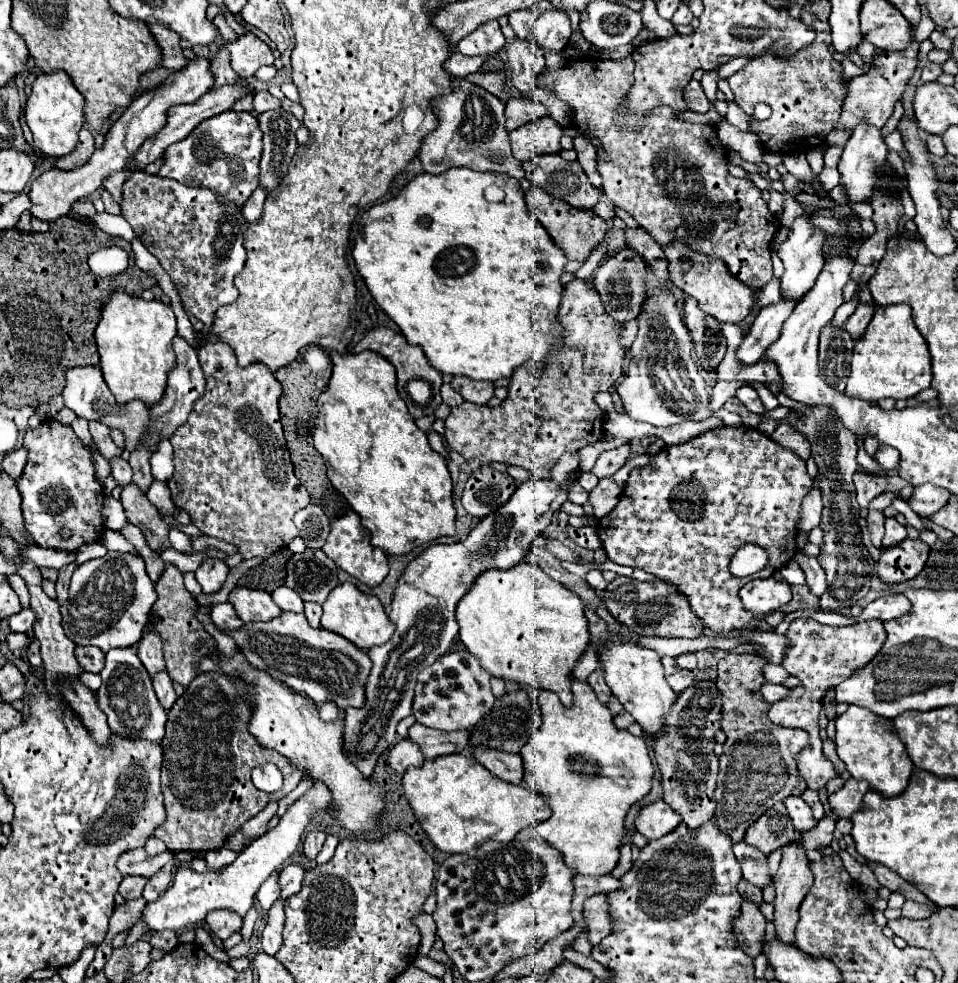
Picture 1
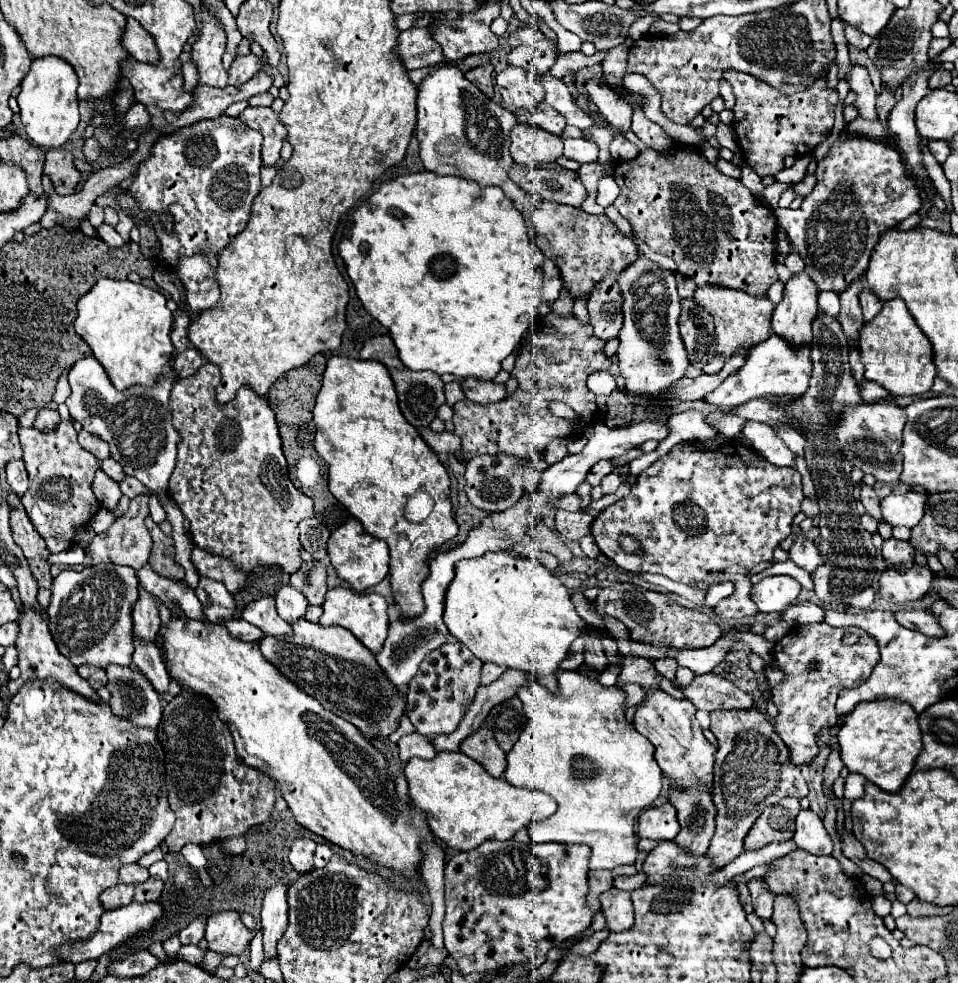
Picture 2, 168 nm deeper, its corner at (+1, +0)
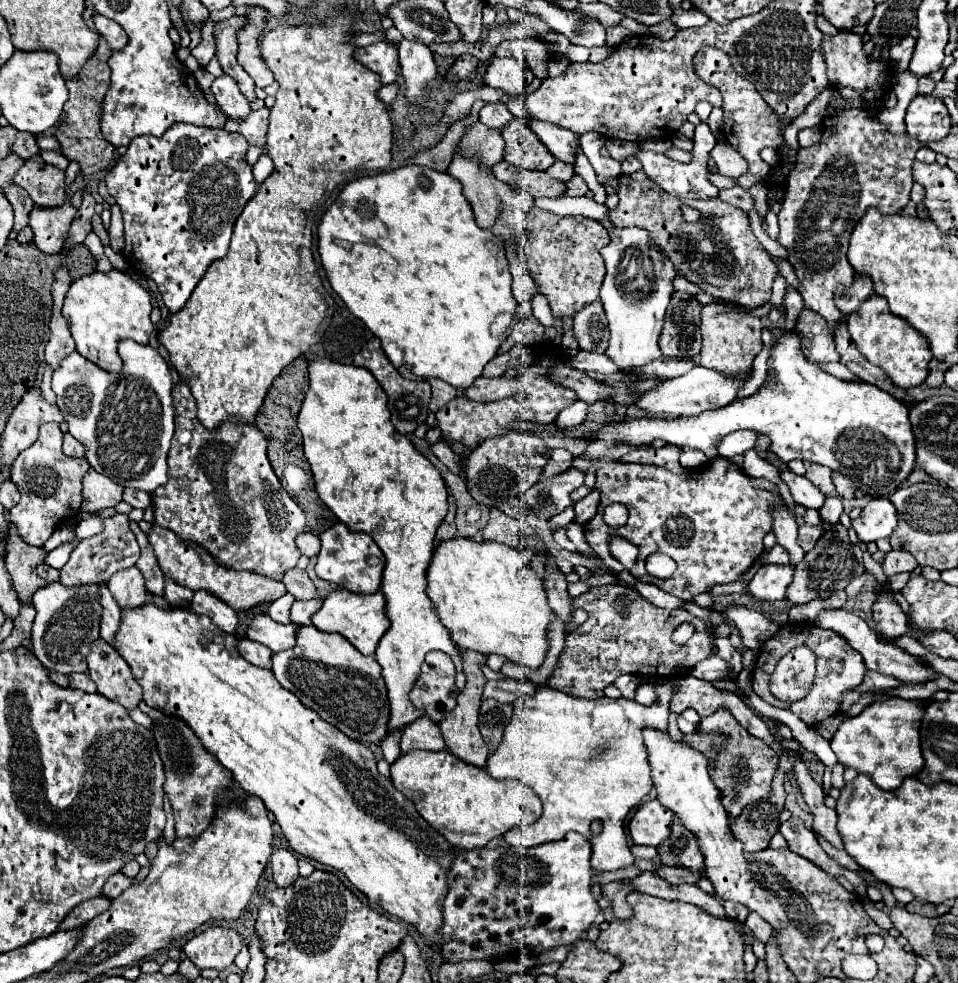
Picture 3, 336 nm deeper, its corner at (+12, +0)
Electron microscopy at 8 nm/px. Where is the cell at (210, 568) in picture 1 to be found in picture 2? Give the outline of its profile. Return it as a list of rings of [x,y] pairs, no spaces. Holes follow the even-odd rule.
[[[200,578],[200,584],[196,586],[194,592],[198,600],[202,602],[206,620],[226,622],[234,618],[234,612],[236,612],[234,596],[224,588],[224,584],[210,580],[210,578]]]

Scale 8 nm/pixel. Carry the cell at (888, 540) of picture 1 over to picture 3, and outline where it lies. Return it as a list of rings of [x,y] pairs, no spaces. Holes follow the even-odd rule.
[[[891,550],[889,554],[885,554],[885,560],[881,562],[881,568],[887,576],[899,574],[899,572],[911,572],[915,566],[917,566],[915,558],[903,550]]]

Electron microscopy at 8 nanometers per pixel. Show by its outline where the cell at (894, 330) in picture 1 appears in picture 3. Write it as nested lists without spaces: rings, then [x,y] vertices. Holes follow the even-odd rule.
[[[869,296],[867,304],[863,304],[859,312],[853,312],[847,318],[847,324],[849,324],[851,340],[855,342],[857,350],[873,366],[879,366],[897,388],[909,390],[913,386],[923,384],[927,376],[927,364],[933,358],[929,344],[915,328],[911,328],[911,324],[889,312],[887,300],[883,296]]]

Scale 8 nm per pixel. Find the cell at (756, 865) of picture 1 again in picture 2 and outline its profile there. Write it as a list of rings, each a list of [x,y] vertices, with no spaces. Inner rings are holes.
[[[756,878],[756,880],[750,880],[748,882],[748,888],[750,888],[750,894],[752,894],[752,906],[754,906],[754,914],[760,918],[760,920],[770,920],[772,918],[772,904],[774,904],[774,894],[768,892],[766,884],[762,878]]]

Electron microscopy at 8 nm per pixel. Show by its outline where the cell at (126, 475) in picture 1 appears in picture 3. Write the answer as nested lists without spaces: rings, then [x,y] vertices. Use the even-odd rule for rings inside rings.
[[[125,488],[123,492],[123,500],[135,508],[149,508],[151,506],[151,496],[147,492],[141,492],[137,488]]]

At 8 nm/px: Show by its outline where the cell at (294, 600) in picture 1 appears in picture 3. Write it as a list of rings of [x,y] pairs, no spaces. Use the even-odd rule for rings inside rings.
[[[283,594],[279,600],[271,602],[269,604],[269,610],[267,614],[279,622],[279,624],[291,624],[291,618],[289,618],[289,610],[291,610],[291,604],[295,602],[295,598],[291,594]]]

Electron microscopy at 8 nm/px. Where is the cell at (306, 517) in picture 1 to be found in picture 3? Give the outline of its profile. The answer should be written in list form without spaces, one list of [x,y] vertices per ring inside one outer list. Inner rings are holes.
[[[305,532],[305,534],[299,534],[295,542],[297,542],[297,548],[301,550],[301,554],[305,554],[309,558],[319,554],[319,536]]]

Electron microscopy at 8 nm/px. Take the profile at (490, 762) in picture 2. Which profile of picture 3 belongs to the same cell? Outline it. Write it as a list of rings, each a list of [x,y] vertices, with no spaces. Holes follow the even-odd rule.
[[[463,652],[463,672],[467,674],[467,686],[465,690],[459,694],[457,698],[457,706],[447,714],[445,720],[439,722],[439,728],[441,728],[441,734],[443,734],[443,740],[447,744],[447,750],[451,754],[455,754],[457,758],[461,758],[463,762],[467,764],[473,764],[477,768],[485,768],[487,764],[487,758],[489,758],[489,750],[487,750],[487,744],[485,740],[481,738],[481,732],[479,732],[479,704],[481,704],[481,694],[483,694],[483,686],[487,682],[485,674],[481,672],[481,664],[485,662],[485,656],[479,654],[479,652]]]

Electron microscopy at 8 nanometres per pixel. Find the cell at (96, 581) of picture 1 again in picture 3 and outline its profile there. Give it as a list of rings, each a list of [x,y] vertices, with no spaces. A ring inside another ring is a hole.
[[[49,582],[33,594],[33,606],[37,610],[31,642],[35,658],[47,668],[61,674],[87,672],[87,654],[91,646],[99,640],[101,624],[101,602],[99,602],[101,584],[83,584],[83,586],[63,586],[61,582]]]

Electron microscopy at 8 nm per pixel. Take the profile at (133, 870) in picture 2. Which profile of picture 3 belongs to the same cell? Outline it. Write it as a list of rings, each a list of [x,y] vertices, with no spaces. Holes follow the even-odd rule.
[[[117,872],[117,874],[113,874],[107,882],[105,882],[105,886],[103,886],[103,896],[107,896],[107,898],[117,898],[127,886],[131,886],[131,878],[127,878],[123,872]]]

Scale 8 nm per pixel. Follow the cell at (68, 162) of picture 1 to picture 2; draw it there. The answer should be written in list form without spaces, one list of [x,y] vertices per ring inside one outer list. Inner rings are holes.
[[[62,148],[46,150],[44,174],[52,180],[54,190],[64,196],[72,194],[78,188],[78,182],[82,178],[82,174],[74,166],[74,156]]]

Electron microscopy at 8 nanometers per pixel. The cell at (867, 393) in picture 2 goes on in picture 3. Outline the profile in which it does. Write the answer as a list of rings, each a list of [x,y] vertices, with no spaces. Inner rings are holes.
[[[825,364],[825,366],[821,366],[821,368],[823,368],[825,372],[837,376],[839,380],[845,380],[845,382],[859,382],[859,378],[857,378],[855,374],[851,374],[843,364]]]

